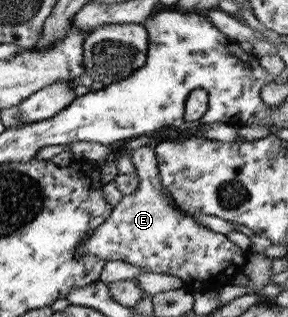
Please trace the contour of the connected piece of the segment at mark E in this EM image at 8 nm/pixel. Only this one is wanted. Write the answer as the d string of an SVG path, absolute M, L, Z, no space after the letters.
M141 146L128 152L139 180L137 191L123 196L115 204L109 217L75 248L75 255L91 253L101 261L123 261L146 273L179 277L192 292L220 290L237 274L243 273L249 252L230 242L224 234L211 231L167 204L158 178L154 151Z

